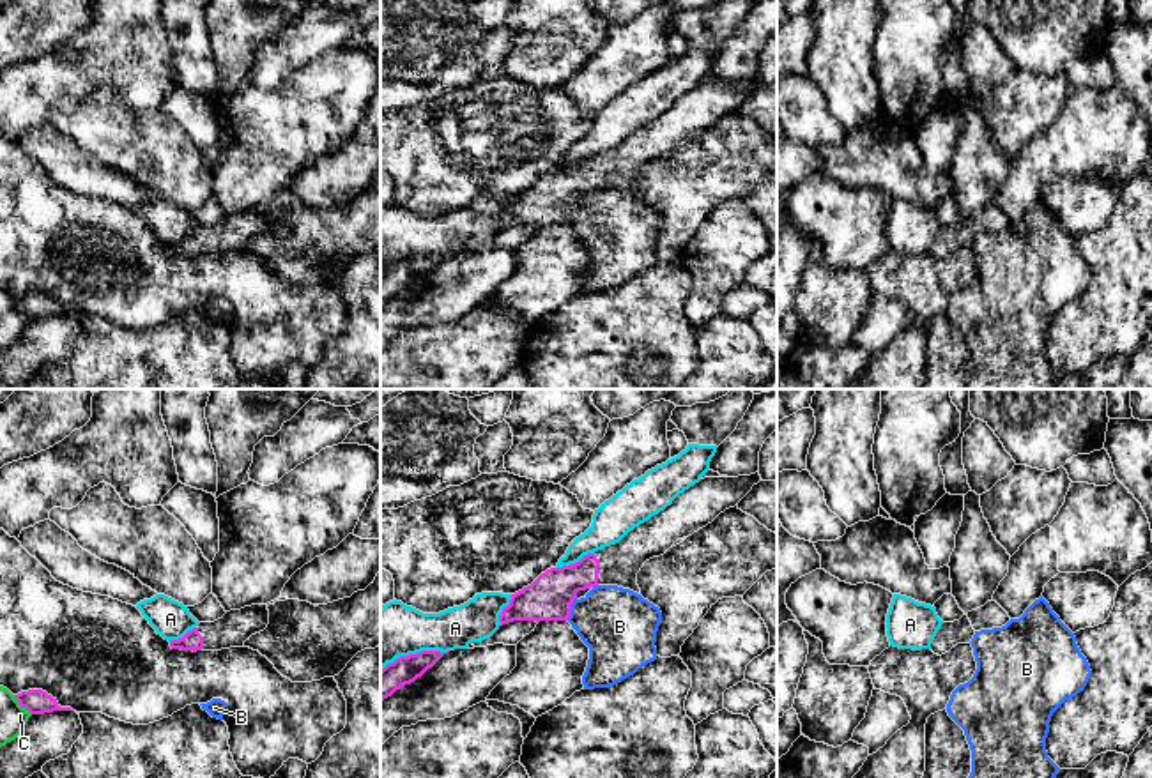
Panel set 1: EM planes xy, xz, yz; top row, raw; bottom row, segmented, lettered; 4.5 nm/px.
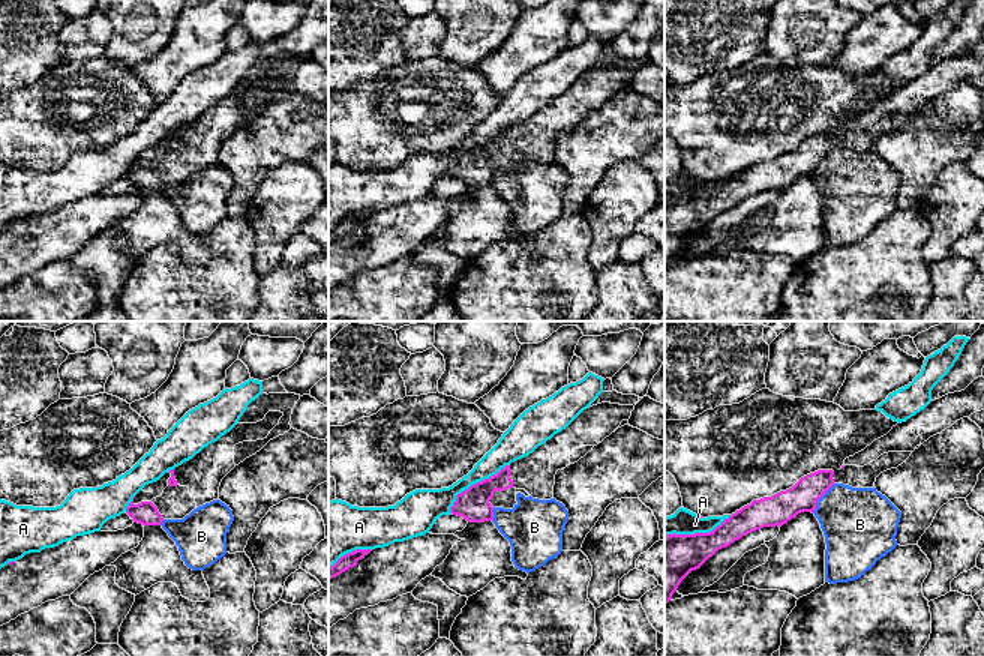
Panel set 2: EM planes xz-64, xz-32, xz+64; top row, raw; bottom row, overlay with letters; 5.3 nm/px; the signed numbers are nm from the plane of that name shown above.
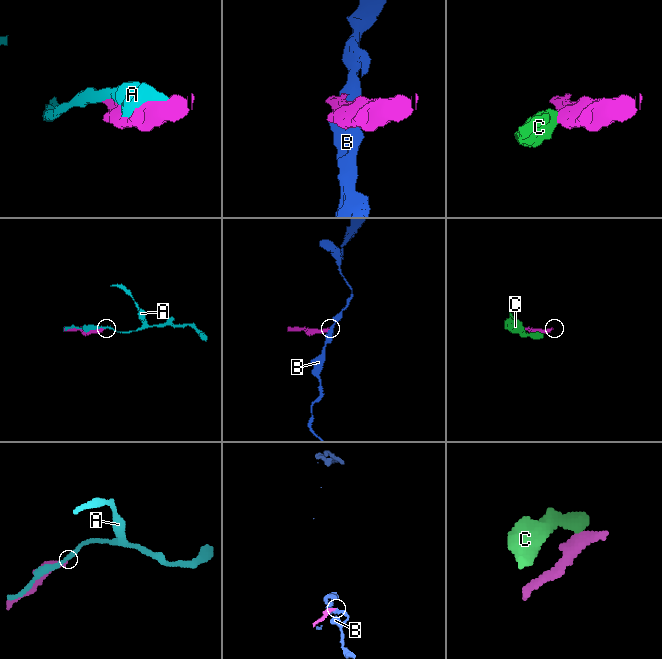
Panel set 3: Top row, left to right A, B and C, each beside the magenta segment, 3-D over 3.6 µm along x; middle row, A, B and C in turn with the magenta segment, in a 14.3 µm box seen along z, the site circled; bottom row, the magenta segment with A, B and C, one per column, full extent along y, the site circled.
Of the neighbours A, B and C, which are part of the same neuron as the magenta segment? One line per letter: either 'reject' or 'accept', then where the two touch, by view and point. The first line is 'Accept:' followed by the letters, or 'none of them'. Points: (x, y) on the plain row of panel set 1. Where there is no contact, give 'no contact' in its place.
Accept: none of them
A: reject; meets magenta in xz at (416, 257)
B: reject; meets magenta in xz at (570, 213)
C: reject; meets magenta in xy at (22, 310)

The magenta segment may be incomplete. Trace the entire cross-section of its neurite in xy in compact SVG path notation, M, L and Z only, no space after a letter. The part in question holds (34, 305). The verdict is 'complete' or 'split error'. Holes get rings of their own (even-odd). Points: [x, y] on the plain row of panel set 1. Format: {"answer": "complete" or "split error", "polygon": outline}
{"answer": "complete", "polygon": "M28 294L14 299L21 311L25 311L30 318L44 318L53 315L73 315L71 311L60 311L57 302L48 299L42 294Z"}

